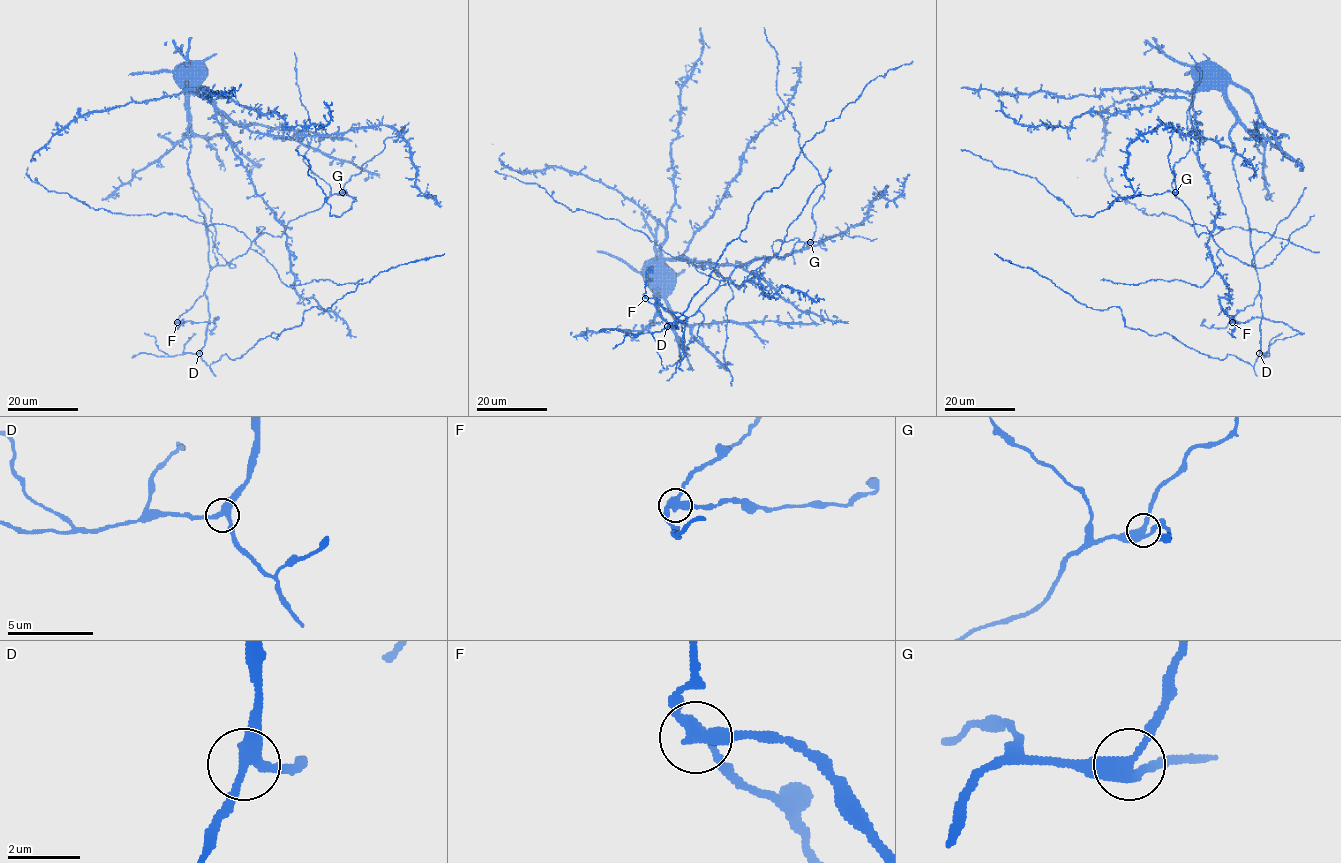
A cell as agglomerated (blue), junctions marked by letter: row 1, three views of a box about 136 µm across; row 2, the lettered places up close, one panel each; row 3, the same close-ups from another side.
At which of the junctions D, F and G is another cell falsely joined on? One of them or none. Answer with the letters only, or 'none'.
F

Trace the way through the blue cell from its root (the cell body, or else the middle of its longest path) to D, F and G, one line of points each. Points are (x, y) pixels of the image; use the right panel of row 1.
D: (1201, 75), (1222, 93), (1235, 117), (1229, 140), (1235, 150), (1233, 169), (1249, 218), (1259, 282), (1259, 353)
F: (1201, 75), (1235, 117), (1233, 169), (1259, 282), (1254, 303), (1232, 322)
G: (1201, 75), (1195, 80), (1193, 101), (1198, 134), (1190, 136), (1189, 150), (1174, 163), (1171, 186), (1175, 192)

